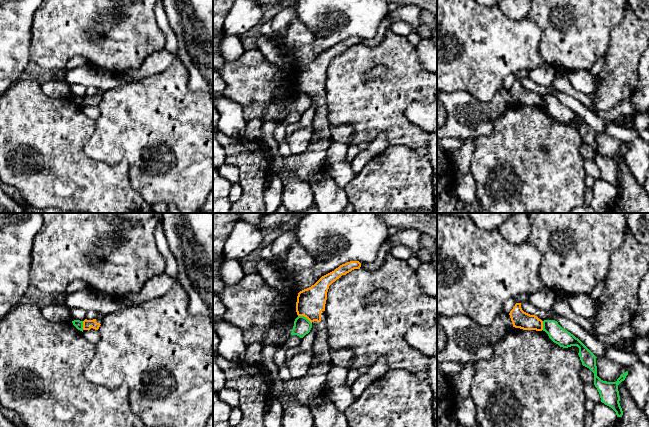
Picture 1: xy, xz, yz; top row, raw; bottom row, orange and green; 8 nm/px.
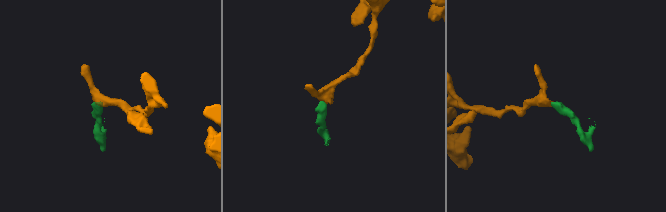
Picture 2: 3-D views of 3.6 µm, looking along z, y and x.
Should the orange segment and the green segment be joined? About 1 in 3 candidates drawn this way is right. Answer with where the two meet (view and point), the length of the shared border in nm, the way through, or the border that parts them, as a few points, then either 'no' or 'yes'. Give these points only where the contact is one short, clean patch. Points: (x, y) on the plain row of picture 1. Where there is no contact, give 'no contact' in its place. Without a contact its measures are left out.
contact xz (305, 92); length 130 nm; border xz (298, 91), (303, 91), (311, 99); no

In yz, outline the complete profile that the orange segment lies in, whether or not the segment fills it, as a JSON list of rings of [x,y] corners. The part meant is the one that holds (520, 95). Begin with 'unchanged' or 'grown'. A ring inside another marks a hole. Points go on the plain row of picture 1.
unchanged; [[[516,79],[509,89],[513,103],[523,106],[543,106],[543,97],[535,91],[524,88],[521,79]]]

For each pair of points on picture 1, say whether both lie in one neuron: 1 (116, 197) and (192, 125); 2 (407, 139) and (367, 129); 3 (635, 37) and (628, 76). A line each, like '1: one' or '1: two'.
1: two
2: one
3: one

